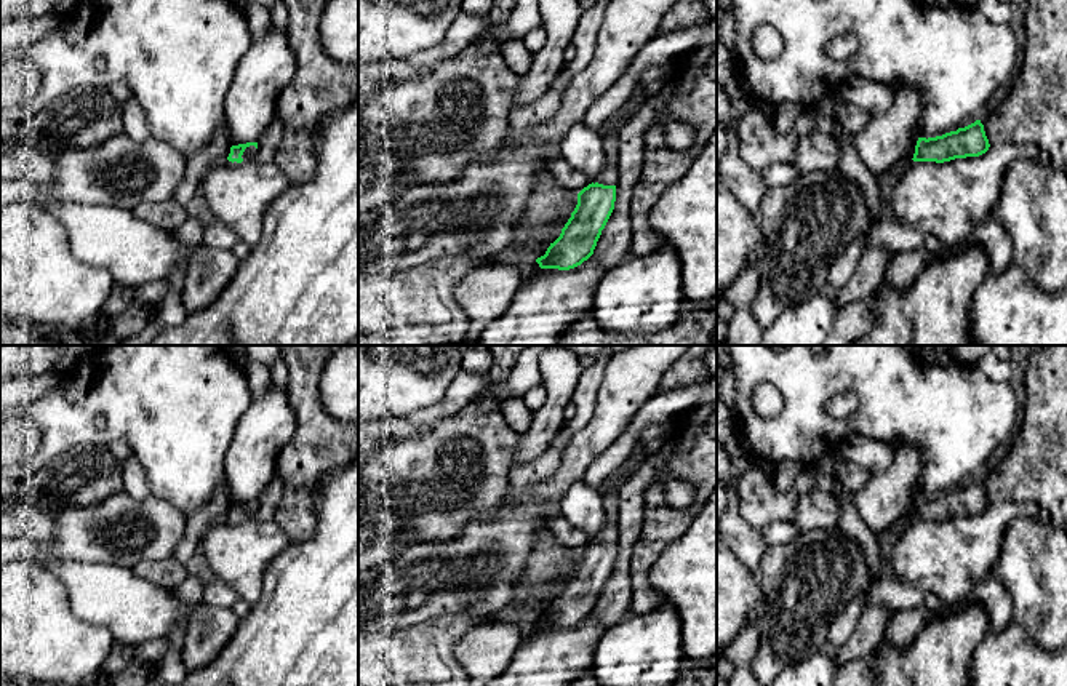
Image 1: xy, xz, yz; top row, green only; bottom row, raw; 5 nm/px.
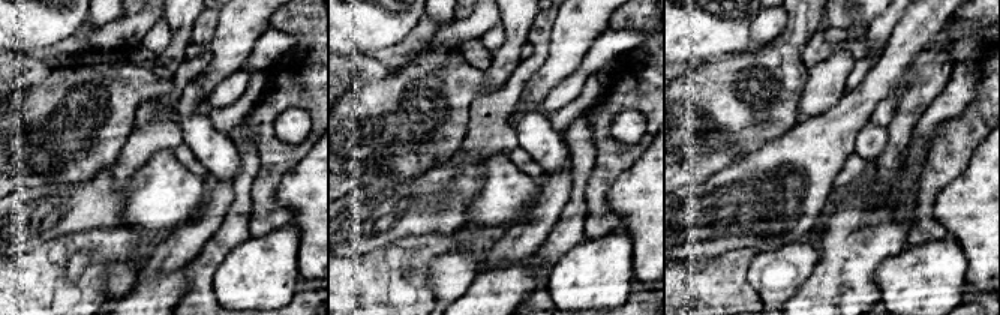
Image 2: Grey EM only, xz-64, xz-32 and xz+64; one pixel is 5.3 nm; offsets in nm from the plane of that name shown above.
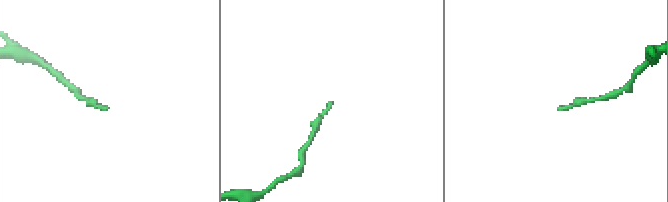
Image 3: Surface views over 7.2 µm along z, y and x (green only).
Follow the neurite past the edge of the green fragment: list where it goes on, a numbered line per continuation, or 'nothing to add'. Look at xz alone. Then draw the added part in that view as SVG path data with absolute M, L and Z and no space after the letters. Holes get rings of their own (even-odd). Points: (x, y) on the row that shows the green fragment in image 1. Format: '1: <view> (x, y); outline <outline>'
1: xz (610, 139); outline M625 122L616 125L609 133L601 136L606 154L606 168L597 182L603 185L616 185L617 182L617 131Z

